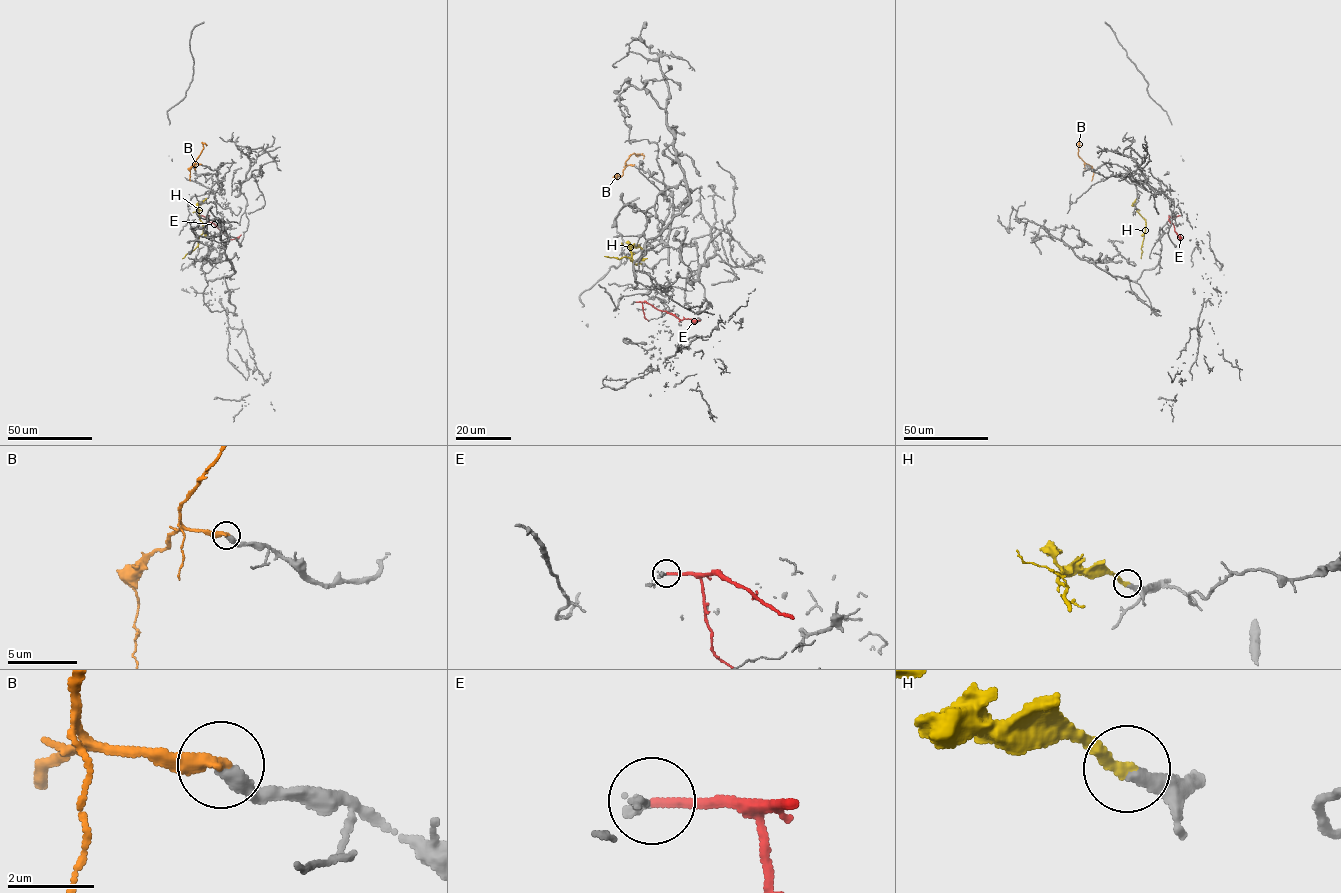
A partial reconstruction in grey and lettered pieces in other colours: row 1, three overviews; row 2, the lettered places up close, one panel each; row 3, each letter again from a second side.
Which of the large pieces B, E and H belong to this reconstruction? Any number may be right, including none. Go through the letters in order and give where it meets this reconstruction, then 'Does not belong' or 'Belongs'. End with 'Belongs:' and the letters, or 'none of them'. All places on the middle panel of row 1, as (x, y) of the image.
B: Touches grey at (634, 165). Belongs
E: Touches grey at (635, 301). Does not belong
H: Touches grey at (643, 249). Belongs
Belongs: B, H

